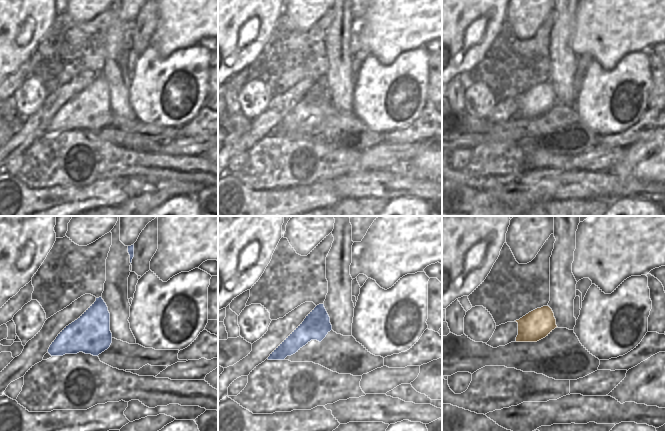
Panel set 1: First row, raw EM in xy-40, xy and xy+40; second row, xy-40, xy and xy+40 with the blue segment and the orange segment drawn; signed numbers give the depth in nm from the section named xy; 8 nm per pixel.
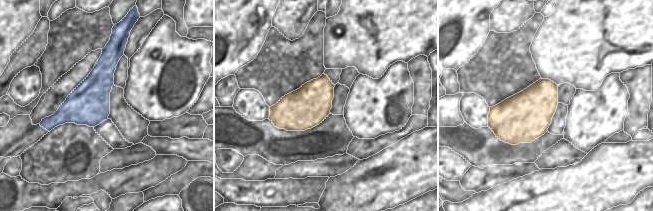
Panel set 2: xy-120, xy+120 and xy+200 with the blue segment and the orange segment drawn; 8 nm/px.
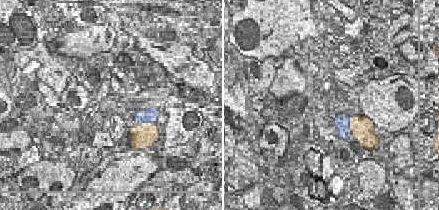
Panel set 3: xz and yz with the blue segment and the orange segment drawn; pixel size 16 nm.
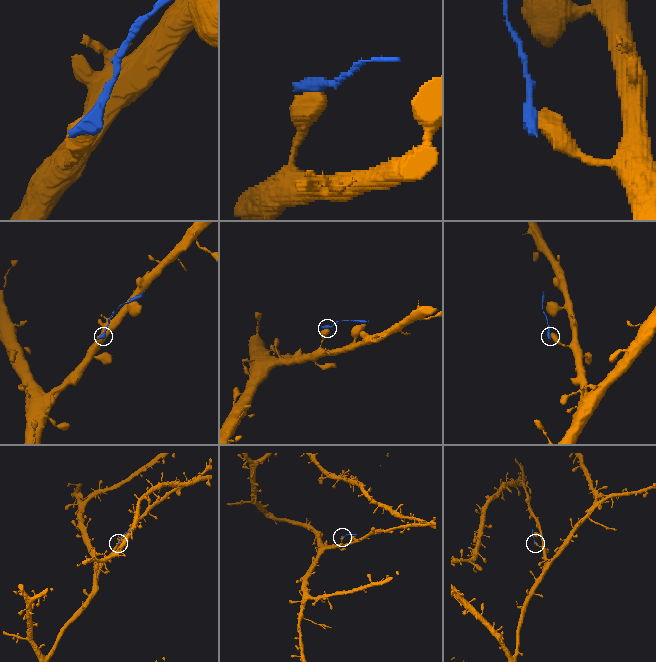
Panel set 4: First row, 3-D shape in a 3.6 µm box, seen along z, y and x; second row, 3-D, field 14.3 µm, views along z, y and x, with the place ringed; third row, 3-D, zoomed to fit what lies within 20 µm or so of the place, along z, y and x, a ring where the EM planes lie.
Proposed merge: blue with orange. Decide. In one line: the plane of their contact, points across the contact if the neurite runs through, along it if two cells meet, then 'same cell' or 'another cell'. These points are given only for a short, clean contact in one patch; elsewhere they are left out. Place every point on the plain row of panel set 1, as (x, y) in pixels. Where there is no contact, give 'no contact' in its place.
no contact | another cell

